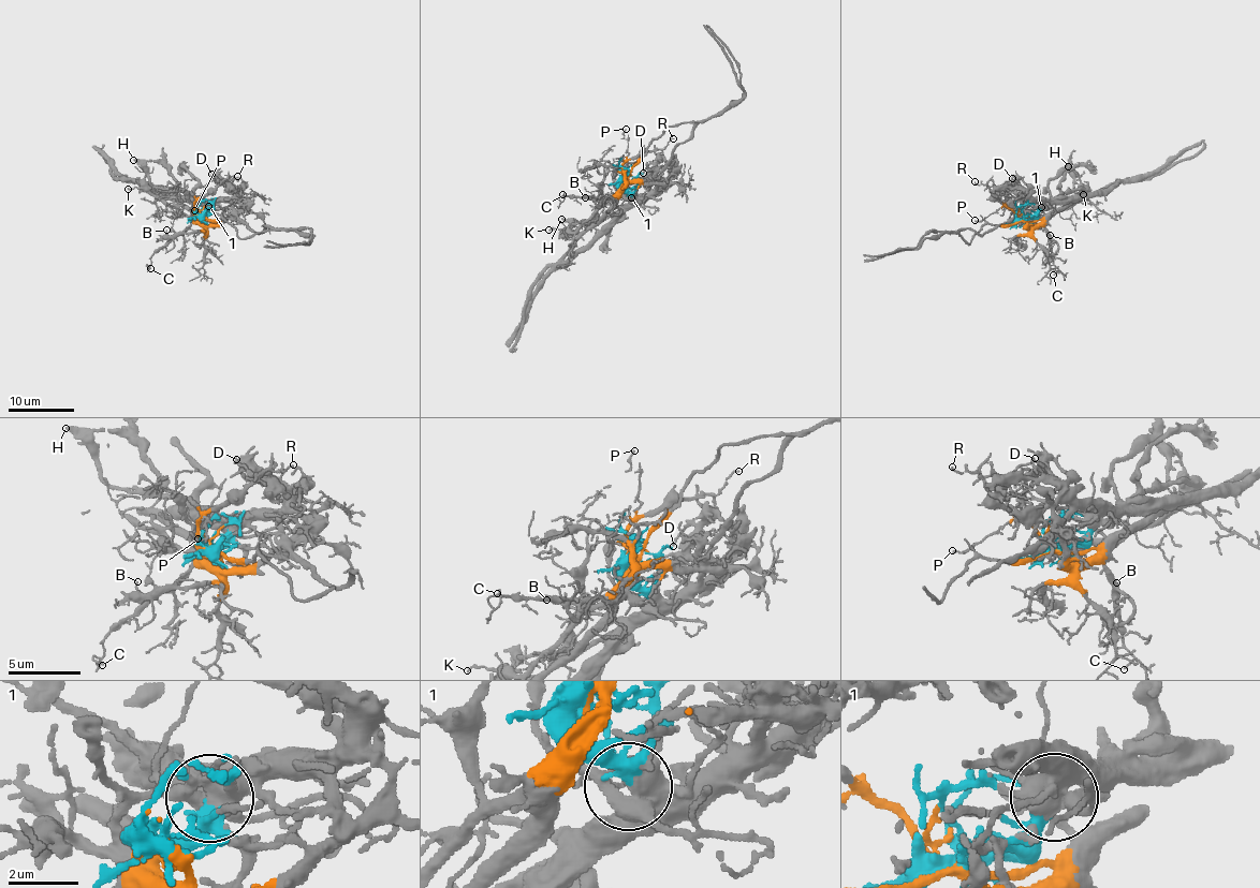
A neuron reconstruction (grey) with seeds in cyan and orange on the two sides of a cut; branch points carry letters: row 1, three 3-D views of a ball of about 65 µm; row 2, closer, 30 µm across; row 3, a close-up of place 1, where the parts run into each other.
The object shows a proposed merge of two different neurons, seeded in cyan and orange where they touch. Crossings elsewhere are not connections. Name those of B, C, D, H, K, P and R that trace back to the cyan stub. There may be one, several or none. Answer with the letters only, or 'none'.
D, H

